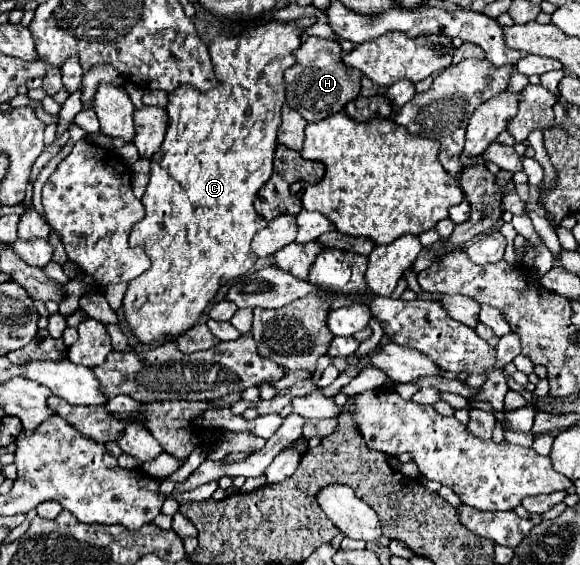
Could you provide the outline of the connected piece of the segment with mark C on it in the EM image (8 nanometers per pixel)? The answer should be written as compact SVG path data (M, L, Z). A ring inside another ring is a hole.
M301 18L291 24L267 22L257 26L257 38L249 34L227 36L219 34L209 46L213 70L219 80L215 92L195 92L195 88L181 88L169 94L167 114L169 126L165 140L151 158L151 180L141 198L145 218L137 222L129 236L129 246L143 246L151 258L151 268L129 282L123 298L123 318L141 346L163 344L187 332L203 316L205 308L215 300L221 284L247 274L257 256L249 244L267 220L257 214L253 202L259 190L273 174L273 156L277 146L277 128L281 124L281 106L285 102L283 72L295 64L293 50L299 48L301 32L313 24L315 18Z

